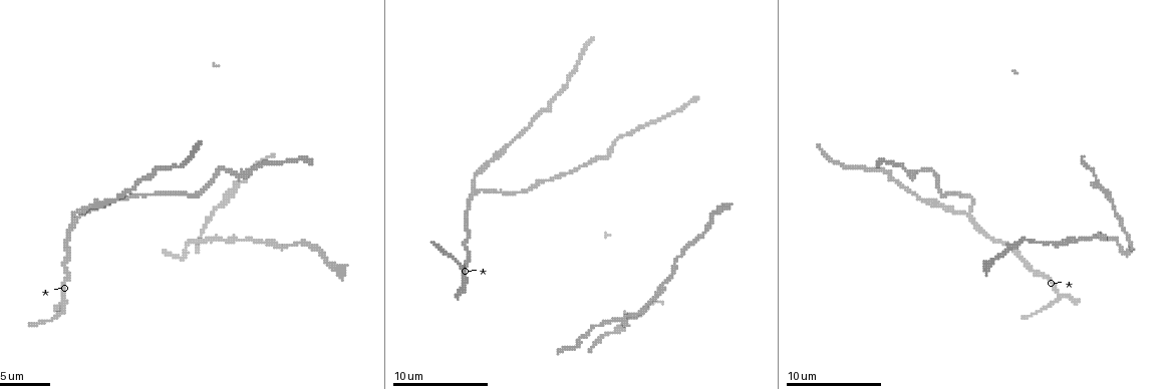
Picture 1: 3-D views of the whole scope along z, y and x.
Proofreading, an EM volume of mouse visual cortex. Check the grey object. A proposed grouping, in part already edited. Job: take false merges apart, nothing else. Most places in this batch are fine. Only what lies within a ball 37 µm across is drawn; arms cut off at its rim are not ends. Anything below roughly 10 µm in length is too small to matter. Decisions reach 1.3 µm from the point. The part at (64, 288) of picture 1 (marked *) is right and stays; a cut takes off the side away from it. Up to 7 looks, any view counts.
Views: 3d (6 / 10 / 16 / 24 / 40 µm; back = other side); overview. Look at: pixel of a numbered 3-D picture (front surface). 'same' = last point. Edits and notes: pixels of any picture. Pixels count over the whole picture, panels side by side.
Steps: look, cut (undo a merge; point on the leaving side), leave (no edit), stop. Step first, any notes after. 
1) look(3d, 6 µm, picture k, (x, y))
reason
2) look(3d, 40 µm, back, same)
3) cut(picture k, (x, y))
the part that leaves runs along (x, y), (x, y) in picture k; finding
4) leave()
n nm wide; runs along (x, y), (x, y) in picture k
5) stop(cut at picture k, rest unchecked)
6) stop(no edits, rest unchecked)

look(3d, 6 µm, picture 1, (546, 179))
a narrow waist

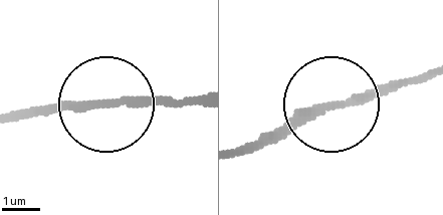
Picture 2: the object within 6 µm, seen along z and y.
leave()
220 nm wide; runs along (244, 152), (427, 77) in picture 2; one neuron here

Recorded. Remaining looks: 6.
look(3d, 16 µm, picture 1, (506, 148))
thick turns thin

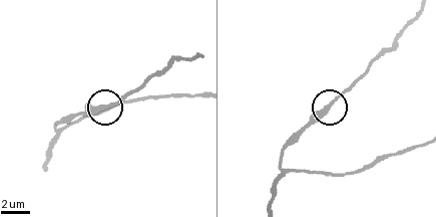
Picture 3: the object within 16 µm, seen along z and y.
look(3d, 6 µm, picture 3, (104, 106))
zoom in

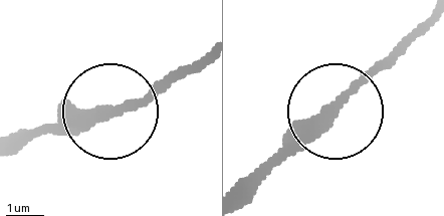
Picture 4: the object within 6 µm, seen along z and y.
leave()
runs along (248, 190), (418, 30) in picture 4; all the same neuron

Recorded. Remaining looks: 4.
look(3d, 16 µm, picture 1, (75, 217))
three arms meet

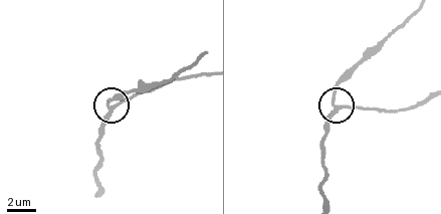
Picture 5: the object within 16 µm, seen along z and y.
leave()
side arm 24 µm; 3 arms; continuous, no second neuron

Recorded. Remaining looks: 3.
look(3d, 10 µm, picture 1, (207, 185))
a narrow waist

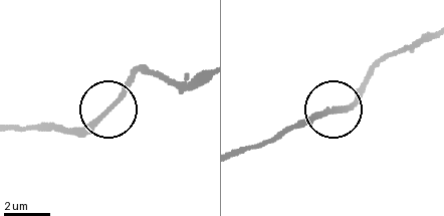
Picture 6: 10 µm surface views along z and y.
leave()
200 nm wide; continuous, no second neuron

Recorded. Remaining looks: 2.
stop(no edits, rest unchecked)

